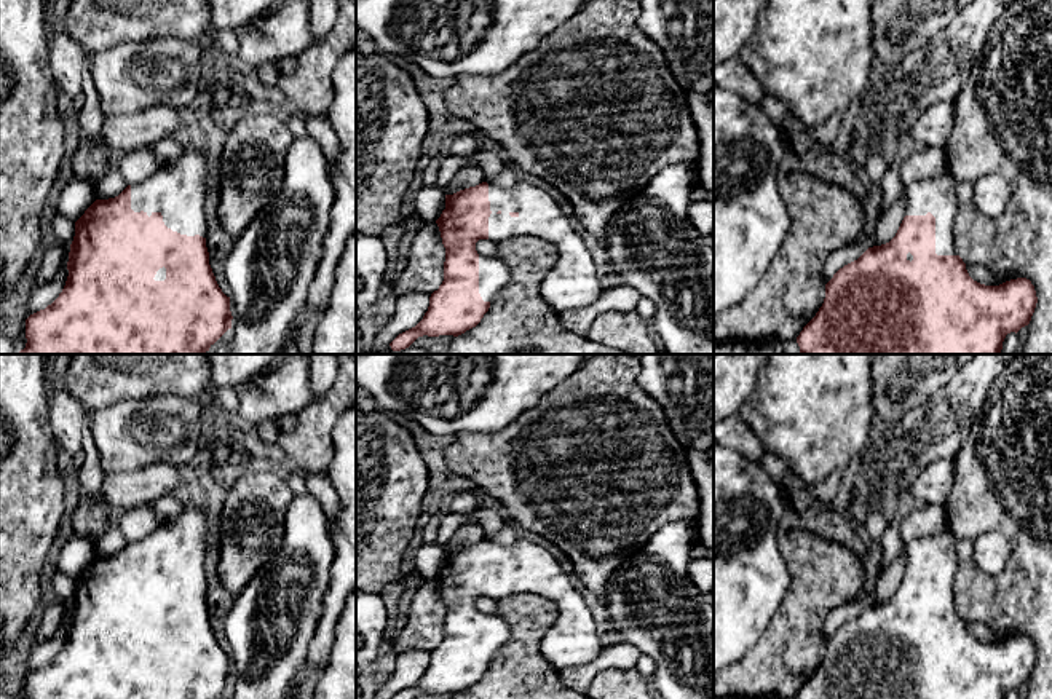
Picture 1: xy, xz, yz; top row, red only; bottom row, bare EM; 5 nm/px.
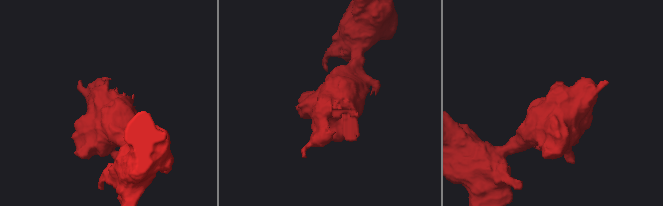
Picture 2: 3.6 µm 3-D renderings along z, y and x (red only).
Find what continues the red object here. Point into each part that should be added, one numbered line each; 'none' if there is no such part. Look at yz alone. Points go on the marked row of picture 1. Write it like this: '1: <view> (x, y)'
1: yz (937, 195)

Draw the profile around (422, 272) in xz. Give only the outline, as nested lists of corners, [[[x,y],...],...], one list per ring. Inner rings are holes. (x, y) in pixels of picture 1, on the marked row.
[[[436,222],[425,223],[412,244],[410,255],[401,263],[399,273],[388,282],[396,295],[421,292],[431,295],[444,281],[445,247]]]

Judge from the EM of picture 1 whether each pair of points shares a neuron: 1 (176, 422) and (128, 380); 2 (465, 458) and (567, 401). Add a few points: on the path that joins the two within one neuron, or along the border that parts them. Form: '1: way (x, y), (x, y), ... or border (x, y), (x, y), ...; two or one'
1: border (187, 398), (155, 394), (118, 399), (112, 406); two
2: way (490, 458), (510, 458), (541, 426); one

